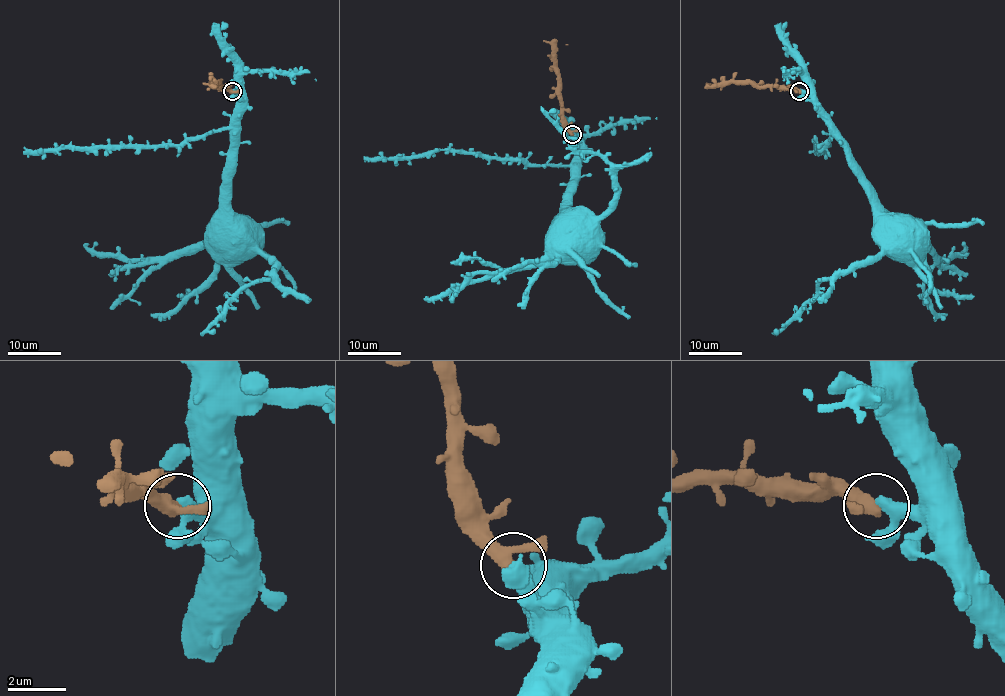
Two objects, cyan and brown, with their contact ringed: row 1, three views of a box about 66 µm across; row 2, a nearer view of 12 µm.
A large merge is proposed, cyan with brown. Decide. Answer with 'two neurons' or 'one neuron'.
one neuron

